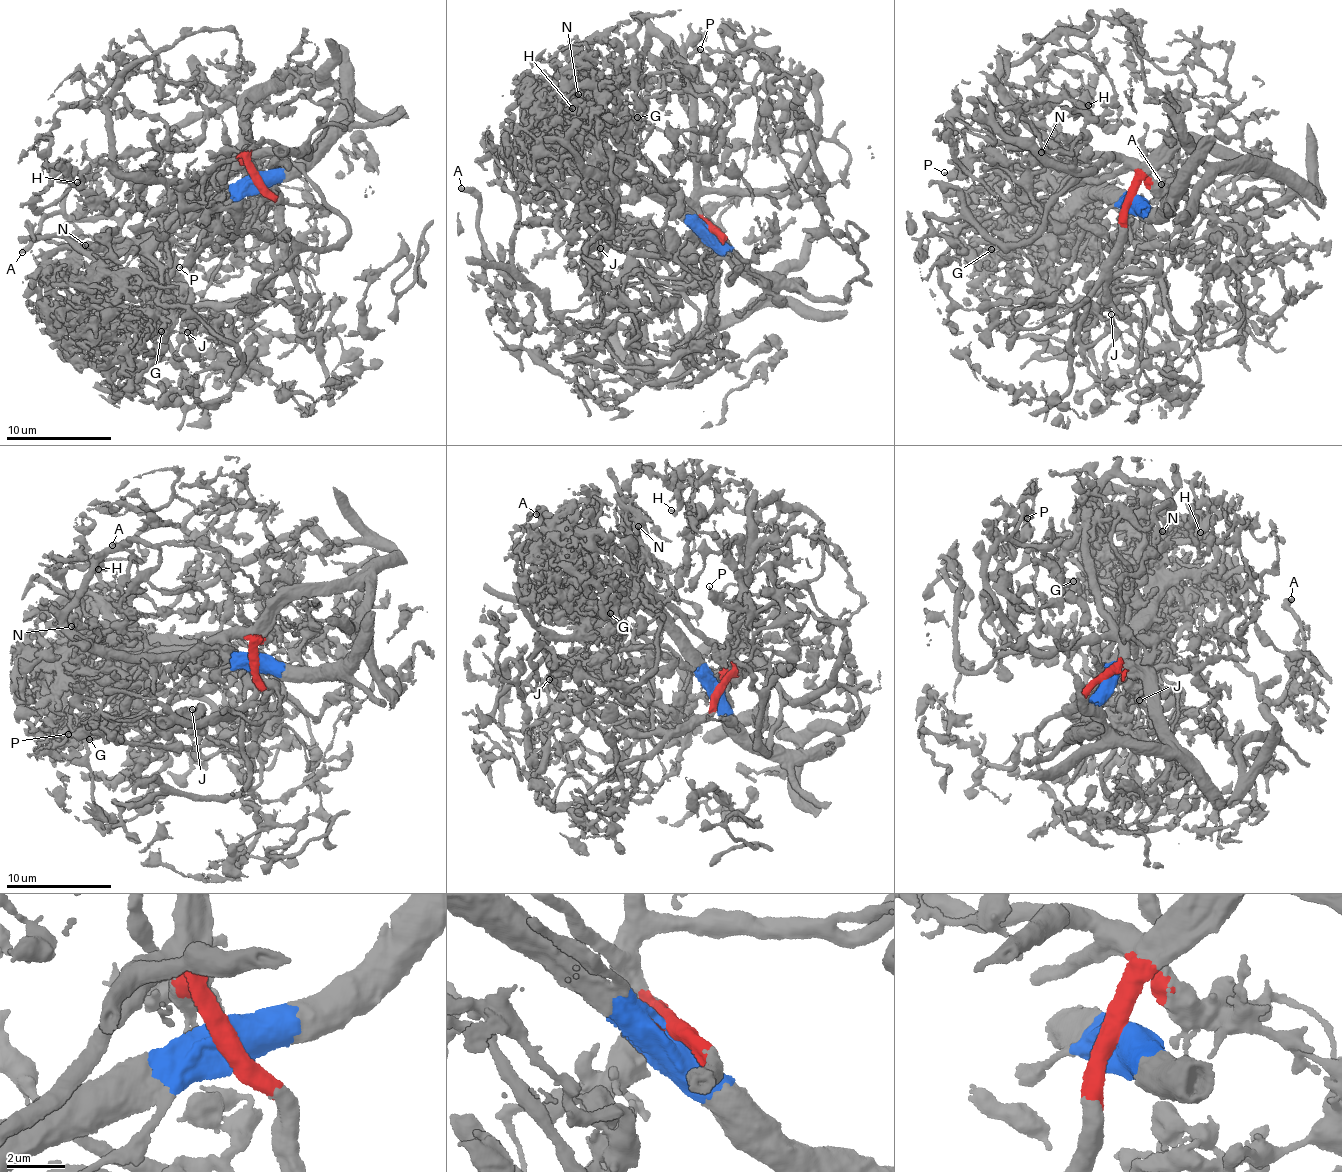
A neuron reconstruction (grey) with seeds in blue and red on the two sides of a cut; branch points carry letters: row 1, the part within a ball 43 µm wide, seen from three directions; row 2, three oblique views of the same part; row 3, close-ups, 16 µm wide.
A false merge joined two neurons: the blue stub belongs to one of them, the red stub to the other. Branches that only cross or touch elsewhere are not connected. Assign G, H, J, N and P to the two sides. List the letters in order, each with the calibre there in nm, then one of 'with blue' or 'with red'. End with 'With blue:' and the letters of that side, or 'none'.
G: calibre 280 nm; with blue
H: calibre 280 nm; with red
J: calibre 170 nm; with red
N: calibre 440 nm; with blue
P: calibre 300 nm; with red
With blue: G, N

